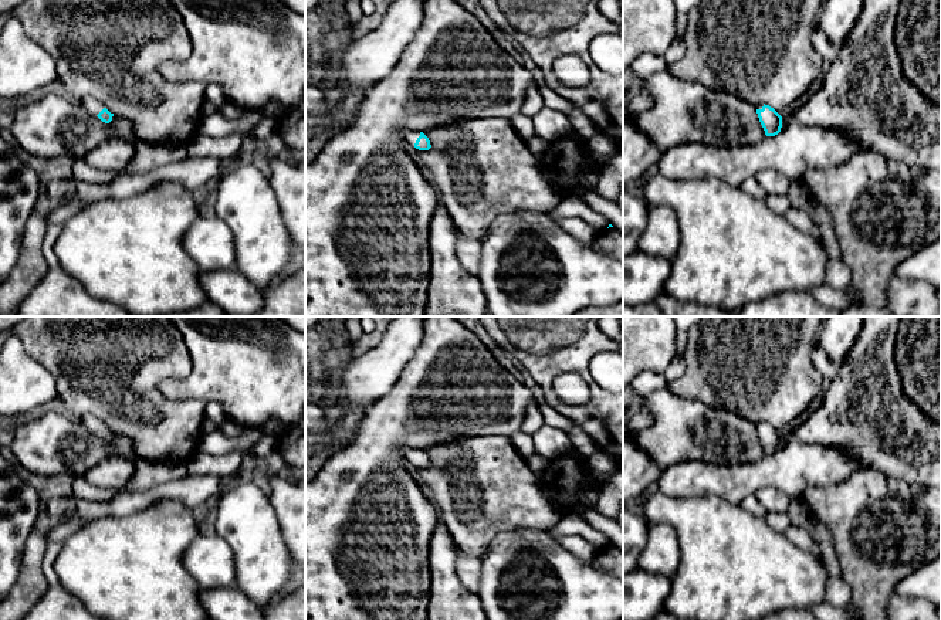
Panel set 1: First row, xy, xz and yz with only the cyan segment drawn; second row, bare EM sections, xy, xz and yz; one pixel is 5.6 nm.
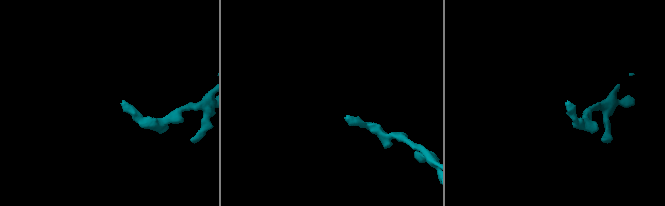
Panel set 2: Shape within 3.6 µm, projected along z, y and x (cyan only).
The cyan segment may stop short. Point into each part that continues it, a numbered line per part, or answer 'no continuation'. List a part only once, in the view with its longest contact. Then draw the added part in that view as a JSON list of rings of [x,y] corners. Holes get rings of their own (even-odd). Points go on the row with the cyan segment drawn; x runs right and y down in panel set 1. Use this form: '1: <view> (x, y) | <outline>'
1: xz (410, 136) | [[[402,129],[400,132],[406,138],[410,148],[414,148],[414,143],[416,143],[417,138],[420,136],[420,132],[410,131],[410,129]]]

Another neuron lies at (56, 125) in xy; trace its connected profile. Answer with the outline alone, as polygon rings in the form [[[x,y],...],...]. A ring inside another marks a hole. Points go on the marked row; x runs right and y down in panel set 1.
[[[48,94],[13,111],[10,129],[21,150],[40,157],[84,157],[106,139],[138,140],[132,125],[126,119],[114,115],[112,121],[105,123],[98,116],[87,112],[78,101],[57,94]]]

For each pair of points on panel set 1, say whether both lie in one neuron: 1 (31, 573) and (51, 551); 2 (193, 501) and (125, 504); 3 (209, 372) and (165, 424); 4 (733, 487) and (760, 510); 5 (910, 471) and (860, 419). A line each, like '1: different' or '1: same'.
1: different
2: same
3: different
4: different
5: same

